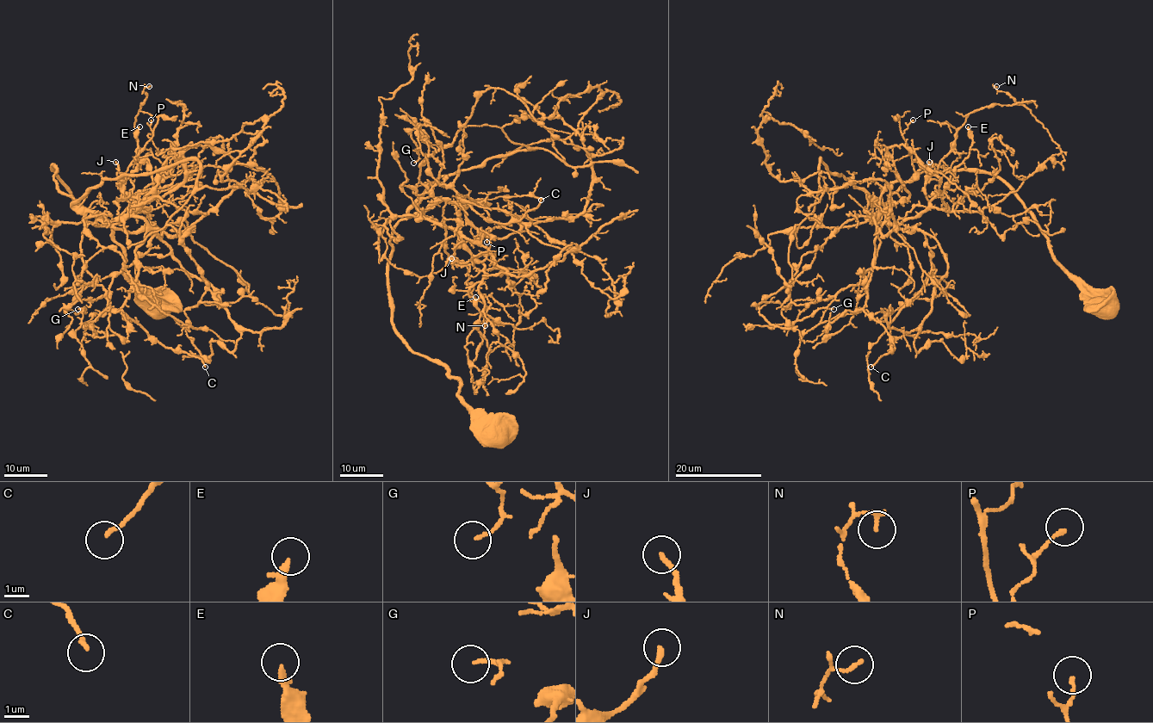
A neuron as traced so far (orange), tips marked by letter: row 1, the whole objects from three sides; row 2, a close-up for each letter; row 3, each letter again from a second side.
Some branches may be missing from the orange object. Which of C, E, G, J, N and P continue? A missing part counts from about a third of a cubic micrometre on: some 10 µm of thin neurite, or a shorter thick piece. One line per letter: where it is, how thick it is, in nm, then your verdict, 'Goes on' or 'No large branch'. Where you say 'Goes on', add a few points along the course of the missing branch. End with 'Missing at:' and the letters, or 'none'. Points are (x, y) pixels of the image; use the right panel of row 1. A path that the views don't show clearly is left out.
C: Place: (870, 367). Thickness 160 nm. Goes on
E: Place: (968, 126). Thickness 200 nm. Goes on. Course of what is missing: (968, 126), (956, 112), (963, 92)
G: Place: (833, 309). Thickness 120 nm. No large branch
J: Place: (929, 162). Thickness 190 nm. Goes on
N: Place: (996, 86). Thickness 170 nm. No large branch
P: Place: (913, 120). Thickness 140 nm. No large branch
Missing at: C, E, J

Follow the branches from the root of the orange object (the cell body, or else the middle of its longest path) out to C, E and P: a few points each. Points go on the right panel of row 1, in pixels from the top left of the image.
C: (1101, 308), (1001, 180), (925, 166), (872, 220), (874, 263), (864, 311), (895, 348), (870, 367)
E: (1101, 308), (991, 175), (925, 166), (890, 194), (886, 218), (917, 218), (948, 185), (969, 155), (968, 126)
P: (1101, 308), (991, 175), (925, 166), (872, 222), (886, 188), (915, 172), (902, 134), (913, 120)

